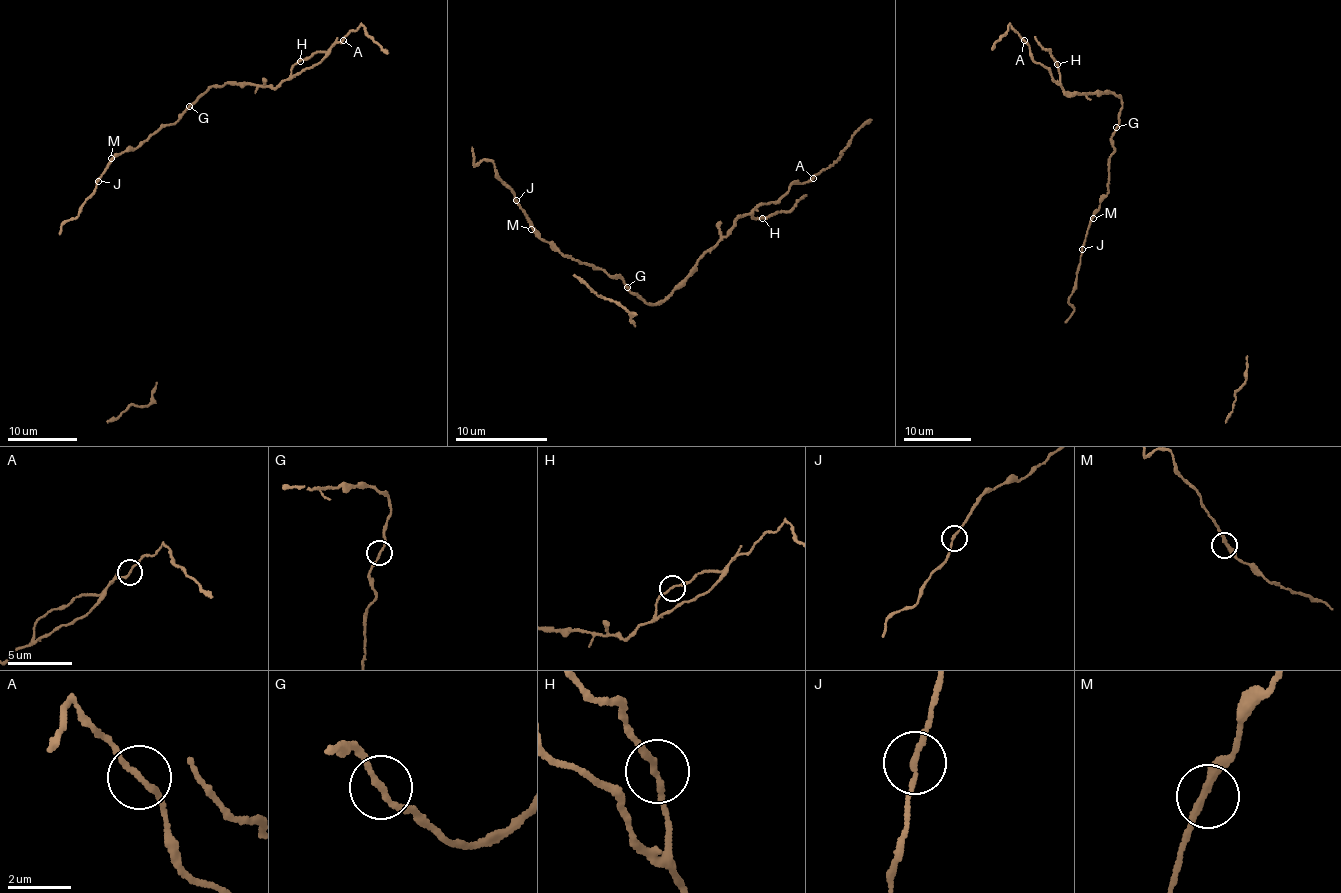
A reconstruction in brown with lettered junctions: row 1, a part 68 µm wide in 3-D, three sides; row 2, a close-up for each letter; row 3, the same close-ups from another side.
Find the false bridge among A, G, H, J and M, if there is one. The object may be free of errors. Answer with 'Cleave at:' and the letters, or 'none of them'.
Cleave at: A

